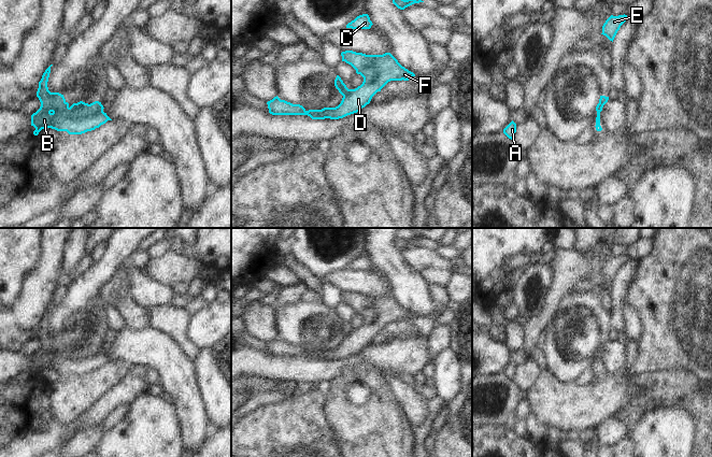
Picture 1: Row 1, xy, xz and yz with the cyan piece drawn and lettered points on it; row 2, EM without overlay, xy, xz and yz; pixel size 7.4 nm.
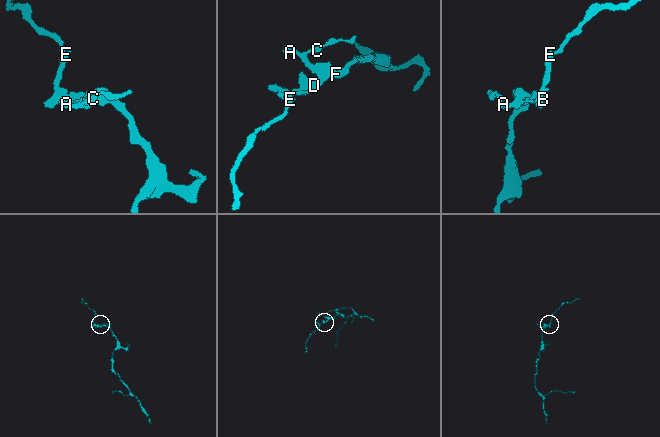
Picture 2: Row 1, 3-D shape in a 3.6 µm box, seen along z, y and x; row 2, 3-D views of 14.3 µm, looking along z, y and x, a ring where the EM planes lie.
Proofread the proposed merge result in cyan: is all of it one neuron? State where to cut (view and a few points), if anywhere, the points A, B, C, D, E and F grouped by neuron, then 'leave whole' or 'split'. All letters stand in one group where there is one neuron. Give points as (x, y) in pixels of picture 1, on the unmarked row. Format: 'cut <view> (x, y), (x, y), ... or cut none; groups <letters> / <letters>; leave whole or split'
cut none; groups A B C D E F; leave whole

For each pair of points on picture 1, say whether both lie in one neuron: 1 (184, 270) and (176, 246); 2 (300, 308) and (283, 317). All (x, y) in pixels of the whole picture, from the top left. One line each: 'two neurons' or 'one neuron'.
1: two neurons
2: one neuron

